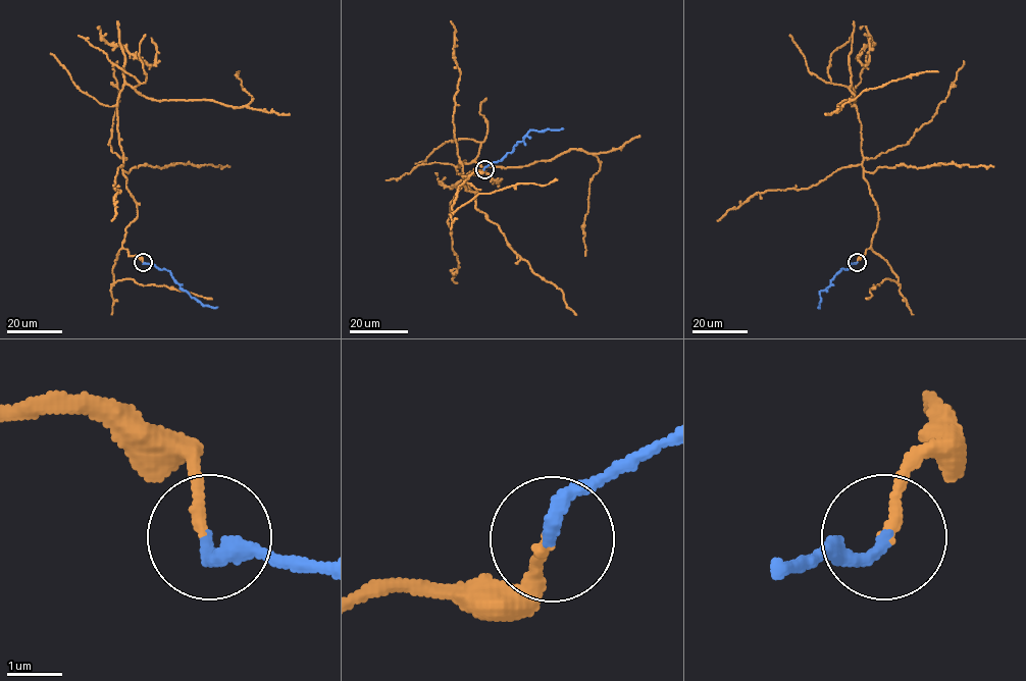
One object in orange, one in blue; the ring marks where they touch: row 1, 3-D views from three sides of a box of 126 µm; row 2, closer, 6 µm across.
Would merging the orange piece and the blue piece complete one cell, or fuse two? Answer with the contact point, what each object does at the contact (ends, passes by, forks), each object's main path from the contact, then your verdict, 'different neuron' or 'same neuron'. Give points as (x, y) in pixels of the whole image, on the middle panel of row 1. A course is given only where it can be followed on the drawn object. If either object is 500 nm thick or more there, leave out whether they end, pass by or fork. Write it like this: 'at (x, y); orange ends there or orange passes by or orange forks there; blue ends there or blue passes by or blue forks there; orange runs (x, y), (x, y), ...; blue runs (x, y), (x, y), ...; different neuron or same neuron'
at (484, 169); orange ends there; blue ends there; orange runs (483, 169), (466, 191), (477, 192), (456, 173), (464, 164), (594, 154), (585, 256); blue runs (484, 169), (511, 152), (530, 129), (563, 128); same neuron

